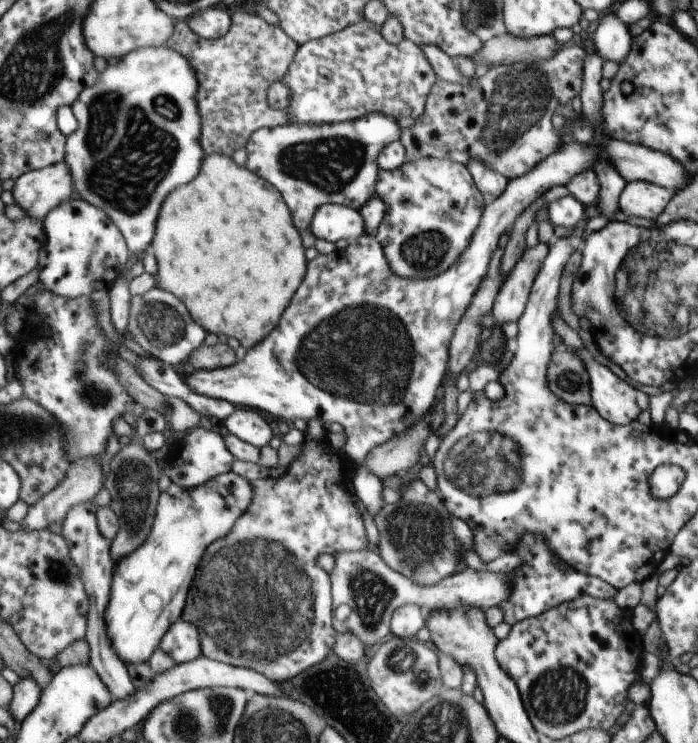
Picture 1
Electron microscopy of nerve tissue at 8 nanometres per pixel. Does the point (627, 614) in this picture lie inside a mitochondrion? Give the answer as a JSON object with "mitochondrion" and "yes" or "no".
{"mitochondrion":"no"}

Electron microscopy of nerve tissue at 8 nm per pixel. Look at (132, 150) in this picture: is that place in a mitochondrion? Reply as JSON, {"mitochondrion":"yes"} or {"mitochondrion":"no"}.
{"mitochondrion":"yes"}

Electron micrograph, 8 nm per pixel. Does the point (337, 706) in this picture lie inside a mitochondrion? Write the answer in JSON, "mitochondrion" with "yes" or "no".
{"mitochondrion":"yes"}

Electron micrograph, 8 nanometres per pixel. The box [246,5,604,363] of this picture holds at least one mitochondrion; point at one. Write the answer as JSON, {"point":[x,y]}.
{"point":[519,96]}

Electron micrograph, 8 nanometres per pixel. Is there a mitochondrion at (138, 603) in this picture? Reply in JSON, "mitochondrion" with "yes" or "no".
{"mitochondrion":"no"}

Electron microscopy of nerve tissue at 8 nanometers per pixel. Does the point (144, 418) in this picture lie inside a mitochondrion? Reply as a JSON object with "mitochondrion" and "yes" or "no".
{"mitochondrion":"no"}

